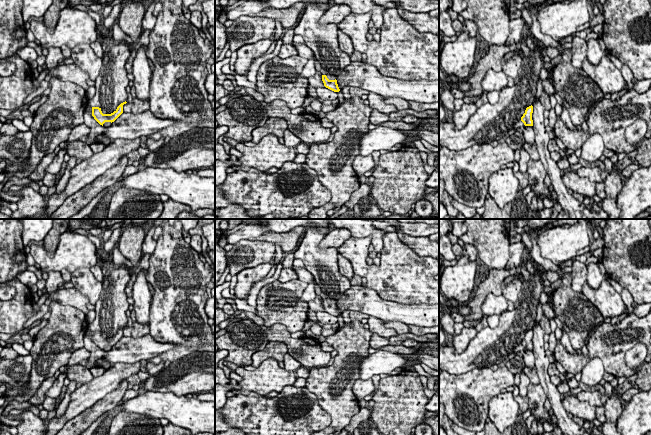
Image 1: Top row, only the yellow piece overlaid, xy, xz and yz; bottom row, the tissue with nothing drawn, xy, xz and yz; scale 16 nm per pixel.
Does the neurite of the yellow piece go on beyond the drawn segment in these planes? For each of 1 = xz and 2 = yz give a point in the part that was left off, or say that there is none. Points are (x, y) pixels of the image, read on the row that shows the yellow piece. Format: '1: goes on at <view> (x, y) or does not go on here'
1: goes on at xz (318, 66)
2: goes on at yz (519, 124)

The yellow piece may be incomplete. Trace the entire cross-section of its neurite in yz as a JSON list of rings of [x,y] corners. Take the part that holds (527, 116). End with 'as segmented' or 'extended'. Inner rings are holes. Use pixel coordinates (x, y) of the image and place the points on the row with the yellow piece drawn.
[[[529,106],[526,108],[525,113],[521,117],[521,119],[514,125],[514,130],[525,127],[525,126],[533,126],[532,120],[533,106]]]; extended

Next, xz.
[[[316,60],[316,63],[315,63],[315,69],[316,69],[316,71],[319,71],[319,72],[322,73],[322,81],[323,81],[324,86],[326,88],[328,88],[328,89],[330,89],[334,92],[340,91],[338,84],[337,84],[336,76],[329,74],[327,71],[325,71],[322,68],[322,65],[317,60]]]; extended

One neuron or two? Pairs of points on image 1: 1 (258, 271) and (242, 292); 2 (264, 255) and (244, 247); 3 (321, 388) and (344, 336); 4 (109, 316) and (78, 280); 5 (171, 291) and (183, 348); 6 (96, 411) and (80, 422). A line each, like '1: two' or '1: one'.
1: one
2: one
3: one
4: two
5: one
6: one

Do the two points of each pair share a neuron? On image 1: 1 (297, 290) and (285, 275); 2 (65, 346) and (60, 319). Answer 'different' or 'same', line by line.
1: different
2: same

